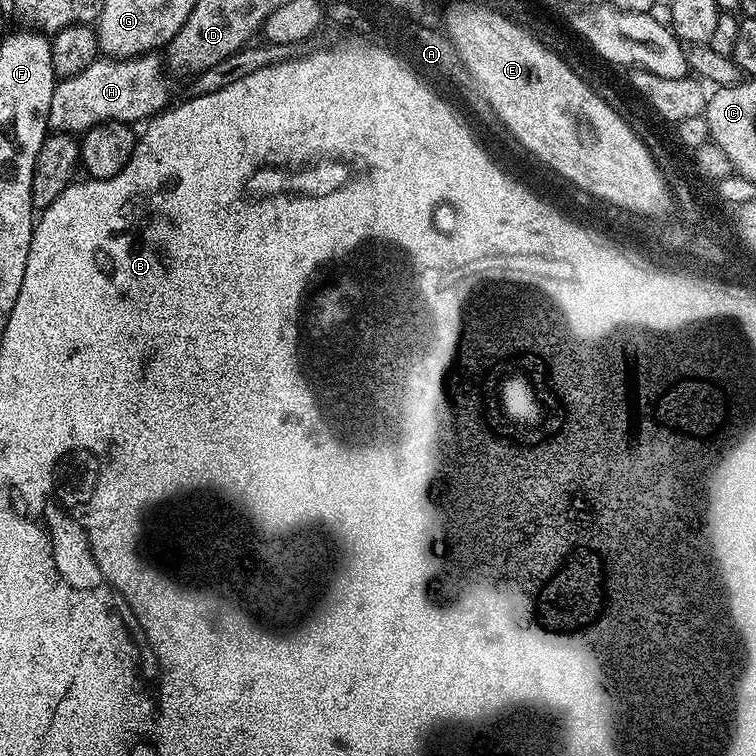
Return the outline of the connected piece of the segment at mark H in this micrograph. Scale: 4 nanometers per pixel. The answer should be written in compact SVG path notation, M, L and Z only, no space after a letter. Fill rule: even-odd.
M145 54L142 56L128 56L124 60L115 58L97 58L82 74L63 77L54 90L54 98L50 98L50 114L48 127L57 133L83 134L88 129L107 120L117 120L123 124L135 125L136 120L147 121L169 107L168 80L169 73L166 64L159 55Z

